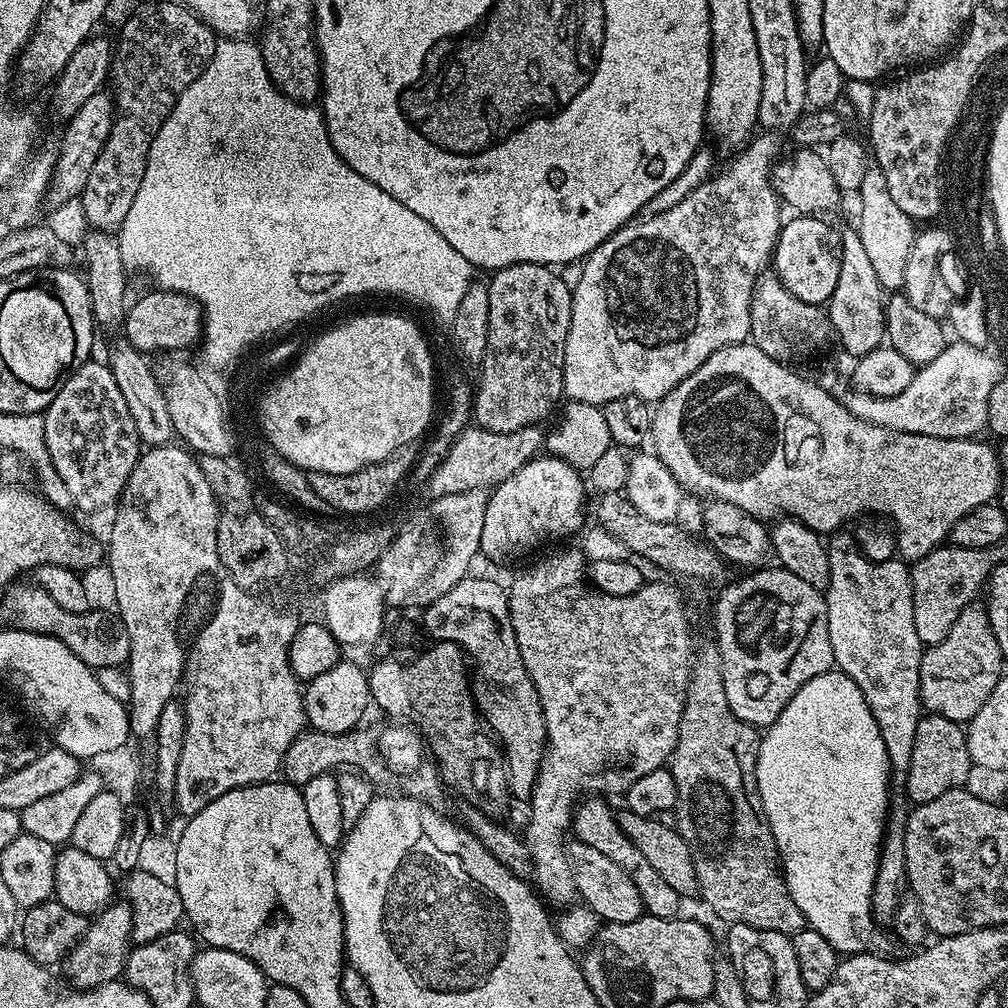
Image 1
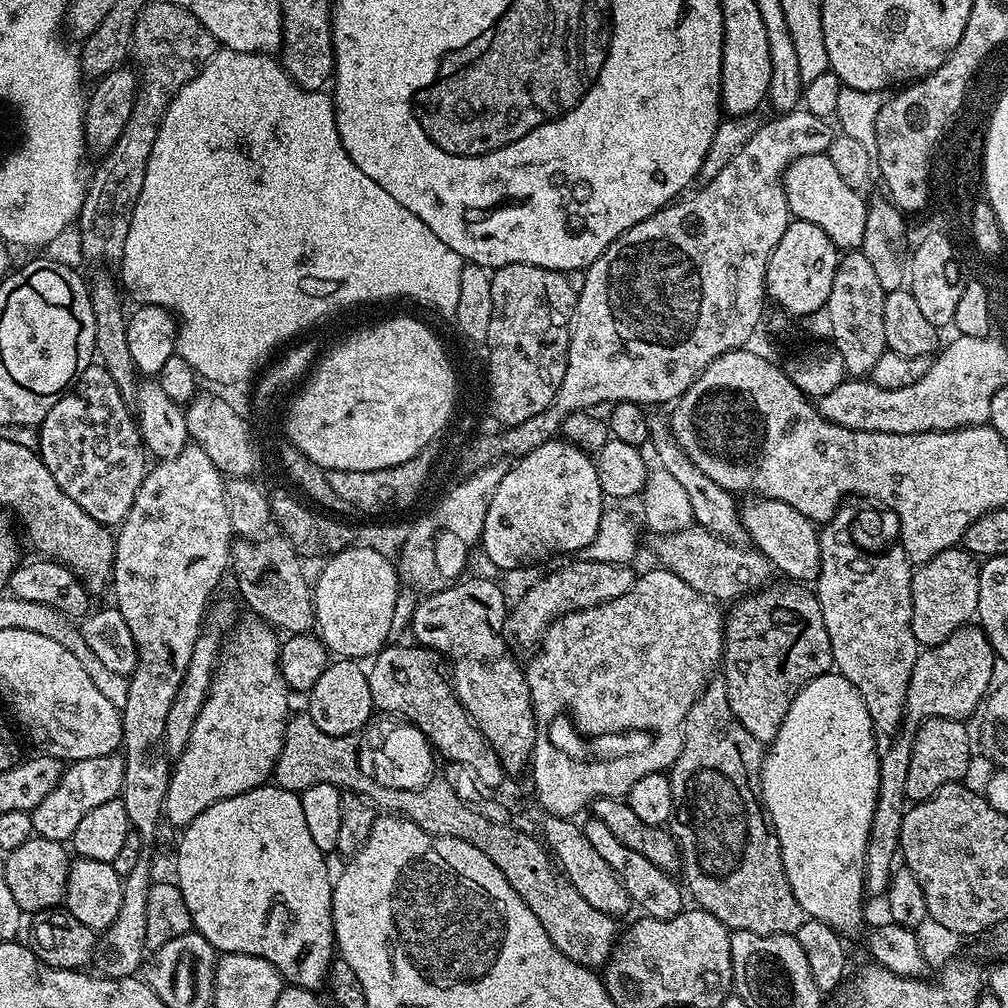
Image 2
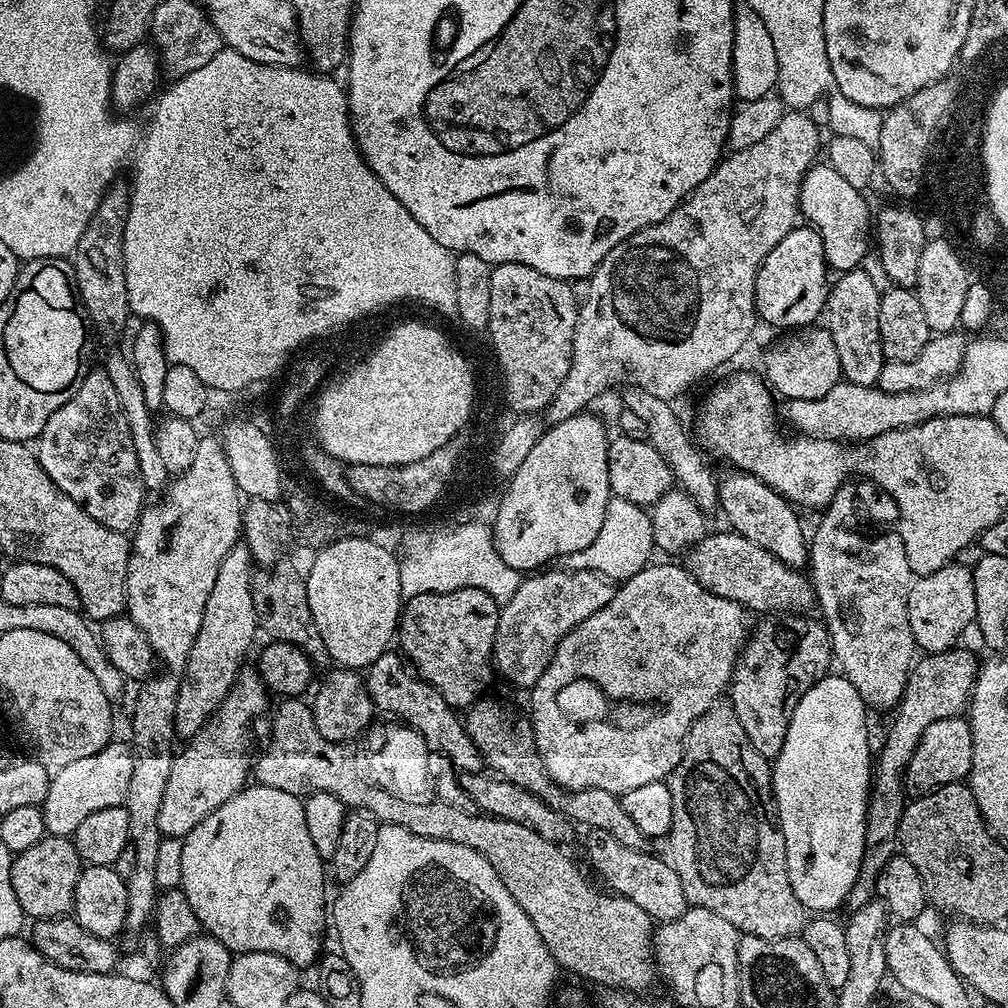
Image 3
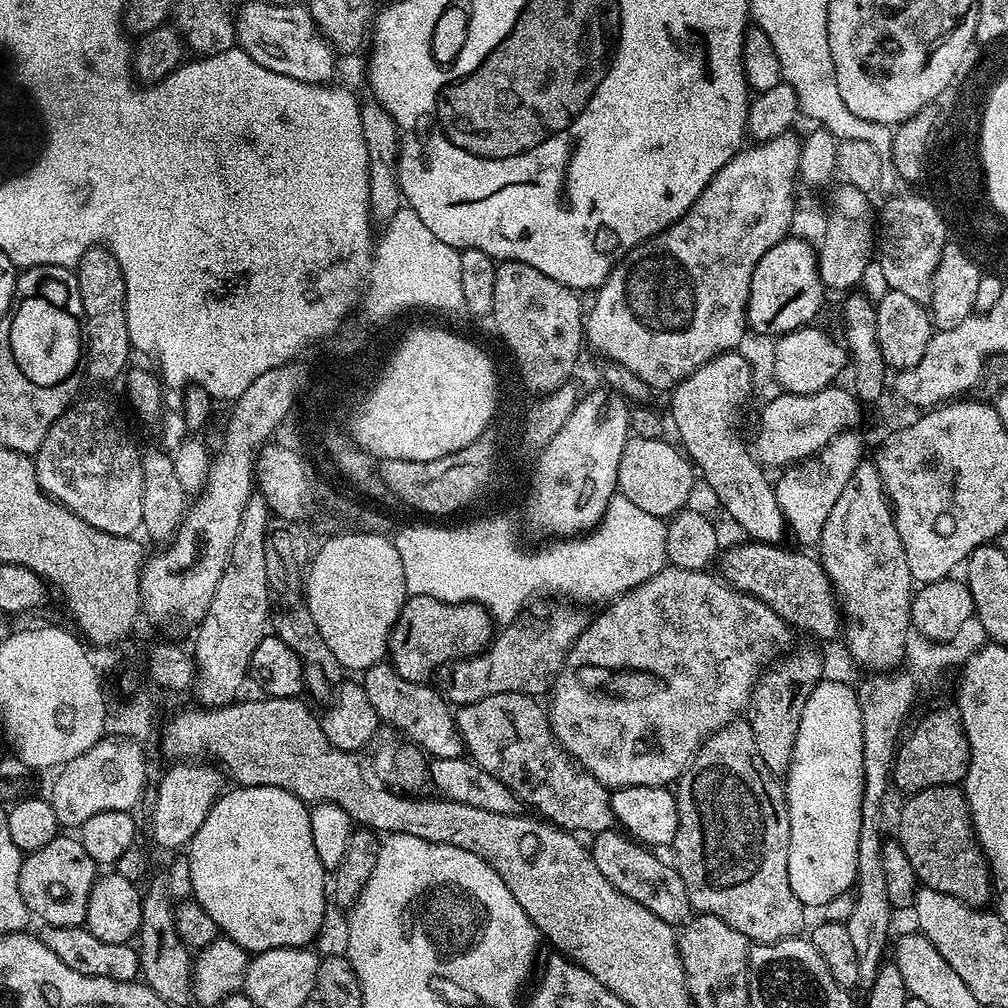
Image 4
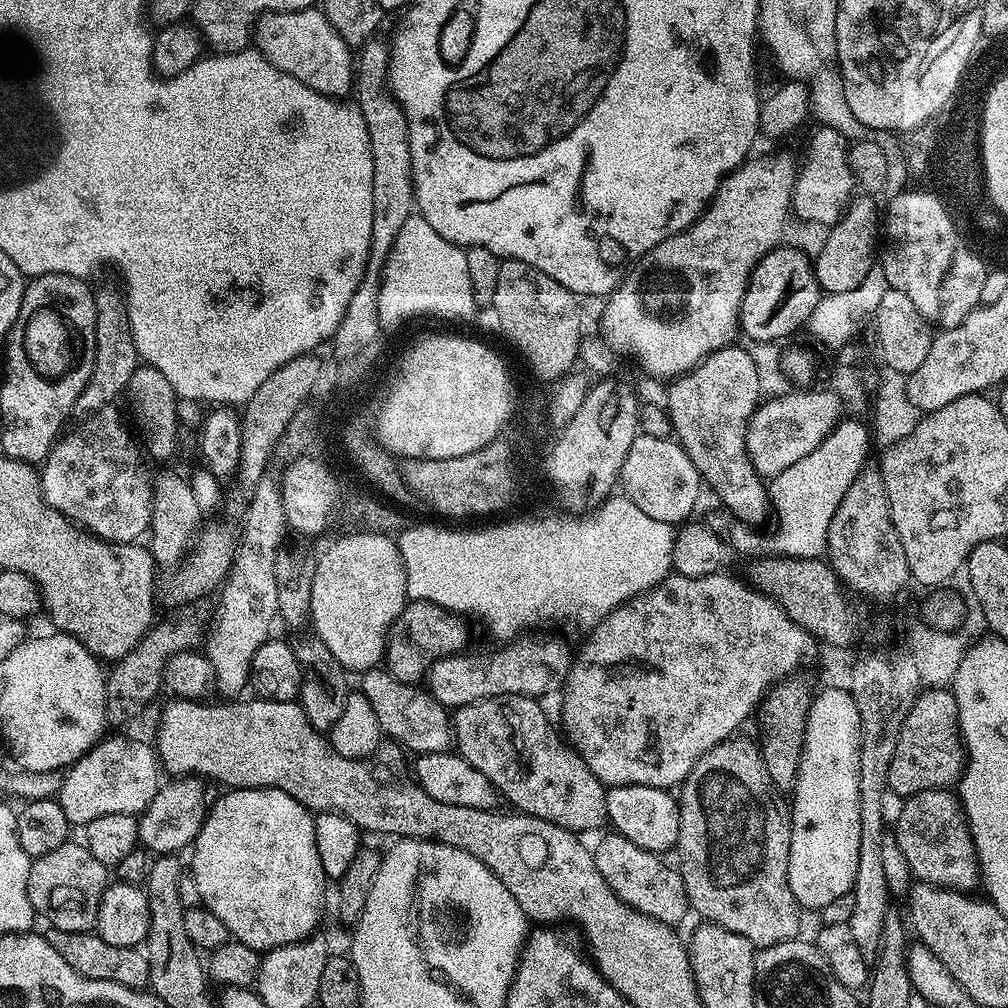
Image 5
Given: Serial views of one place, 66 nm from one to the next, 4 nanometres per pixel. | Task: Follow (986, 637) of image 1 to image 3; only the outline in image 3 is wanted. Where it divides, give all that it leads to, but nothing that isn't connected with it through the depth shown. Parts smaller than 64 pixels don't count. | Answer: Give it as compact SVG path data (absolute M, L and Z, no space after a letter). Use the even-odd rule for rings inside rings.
M957 646L942 652L923 655L908 674L906 690L897 705L892 729L884 738L884 749L878 752L878 767L874 772L874 783L870 789L868 813L866 814L866 842L862 854L862 866L850 894L844 899L843 907L849 913L862 910L869 900L877 895L880 875L895 856L899 847L901 816L904 813L906 794L904 772L907 770L914 750L930 723L942 718L961 716L971 700L973 684L979 672L977 655L964 647Z

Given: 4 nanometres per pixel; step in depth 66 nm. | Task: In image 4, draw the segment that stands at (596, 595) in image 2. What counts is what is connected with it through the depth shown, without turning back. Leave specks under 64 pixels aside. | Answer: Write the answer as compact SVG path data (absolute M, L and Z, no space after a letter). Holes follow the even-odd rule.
M556 608L549 614L545 624L540 620L523 620L505 623L504 629L501 632L499 629L493 635L492 643L488 645L483 654L465 659L453 667L457 668L452 672L452 681L448 684L448 692L446 691L449 705L473 704L490 694L506 694L507 692L517 692L540 698L543 697L543 692L545 695L551 689L556 676L564 669L564 663L572 648L572 643L584 631L585 617L580 617L572 608Z

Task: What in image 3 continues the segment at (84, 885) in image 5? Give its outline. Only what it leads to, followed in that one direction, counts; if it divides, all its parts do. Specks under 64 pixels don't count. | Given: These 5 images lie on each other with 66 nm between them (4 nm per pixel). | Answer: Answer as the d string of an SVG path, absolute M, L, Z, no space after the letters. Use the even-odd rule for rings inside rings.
M45 835L34 846L13 857L11 885L15 898L32 920L67 915L73 904L74 888L84 864L69 837Z

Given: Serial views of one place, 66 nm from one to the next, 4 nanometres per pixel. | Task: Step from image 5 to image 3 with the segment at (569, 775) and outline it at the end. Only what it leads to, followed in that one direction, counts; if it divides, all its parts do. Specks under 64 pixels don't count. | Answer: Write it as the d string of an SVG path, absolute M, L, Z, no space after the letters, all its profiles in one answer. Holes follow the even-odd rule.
M477 699L471 708L467 709L463 717L465 730L474 746L483 756L483 763L497 777L508 780L526 791L533 792L544 800L554 810L561 812L573 825L585 824L585 829L602 830L610 834L610 838L618 838L622 846L643 849L646 838L634 821L622 810L622 802L617 793L606 788L583 788L577 792L559 788L548 777L546 766L542 762L539 750L536 749L536 735L532 729L531 719L524 716L508 716L508 708L496 700ZM468 716L468 717L467 717Z

